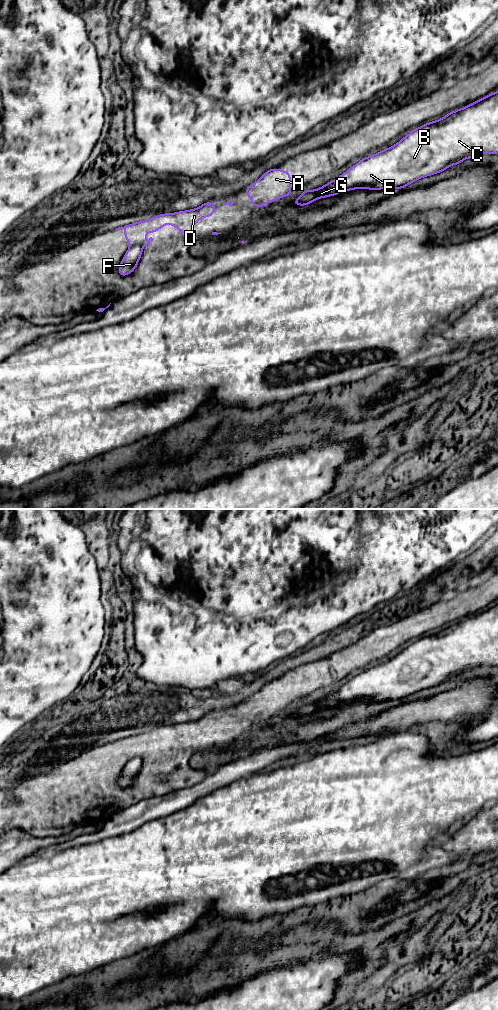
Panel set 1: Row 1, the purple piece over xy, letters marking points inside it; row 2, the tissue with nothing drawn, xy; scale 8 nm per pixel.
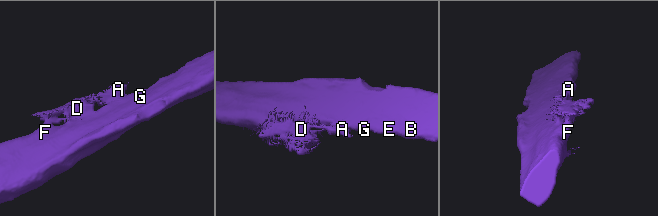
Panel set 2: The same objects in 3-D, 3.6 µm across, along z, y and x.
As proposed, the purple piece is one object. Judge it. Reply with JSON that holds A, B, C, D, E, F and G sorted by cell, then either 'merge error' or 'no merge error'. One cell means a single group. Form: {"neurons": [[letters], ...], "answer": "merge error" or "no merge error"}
{"neurons": [["A", "D"], ["B", "C", "E", "F", "G"]], "answer": "merge error"}

